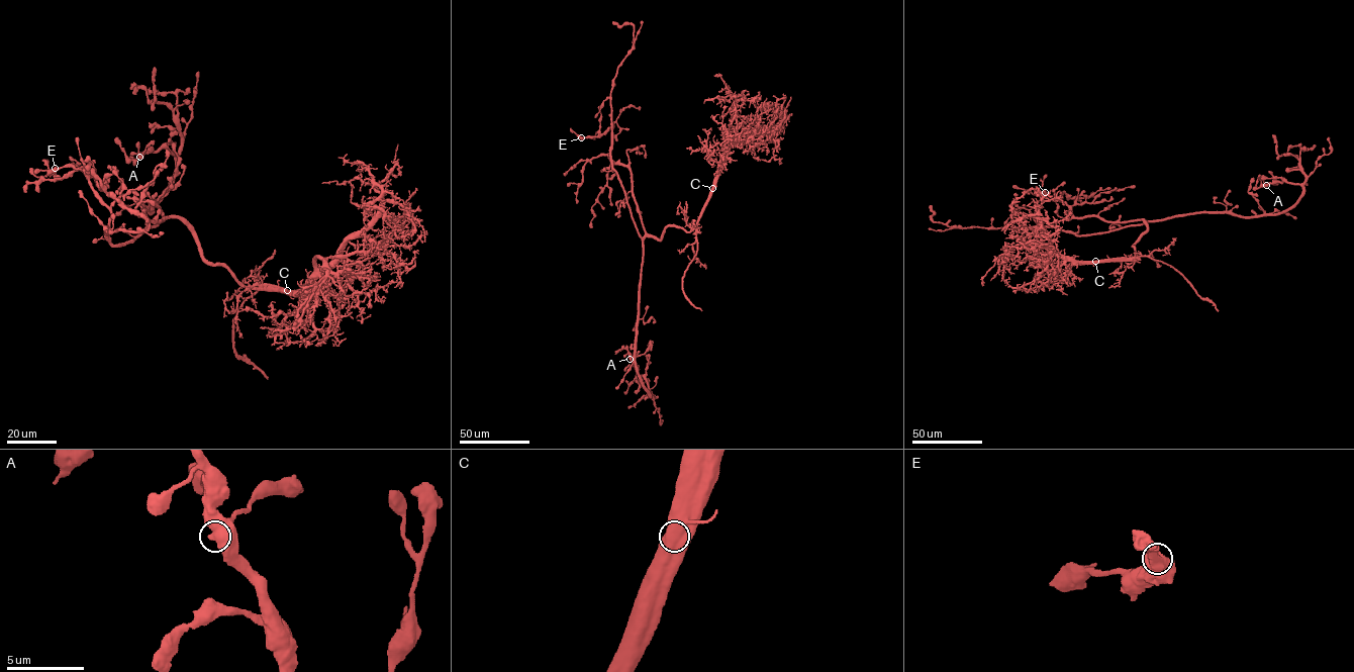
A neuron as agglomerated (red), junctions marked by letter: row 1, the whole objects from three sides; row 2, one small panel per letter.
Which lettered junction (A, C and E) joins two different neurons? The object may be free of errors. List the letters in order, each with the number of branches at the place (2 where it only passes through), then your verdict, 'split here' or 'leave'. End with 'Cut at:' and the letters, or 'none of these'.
A: branches 1; leave
C: branches 1; leave
E: branches 1; leave
Cut at: none of these

